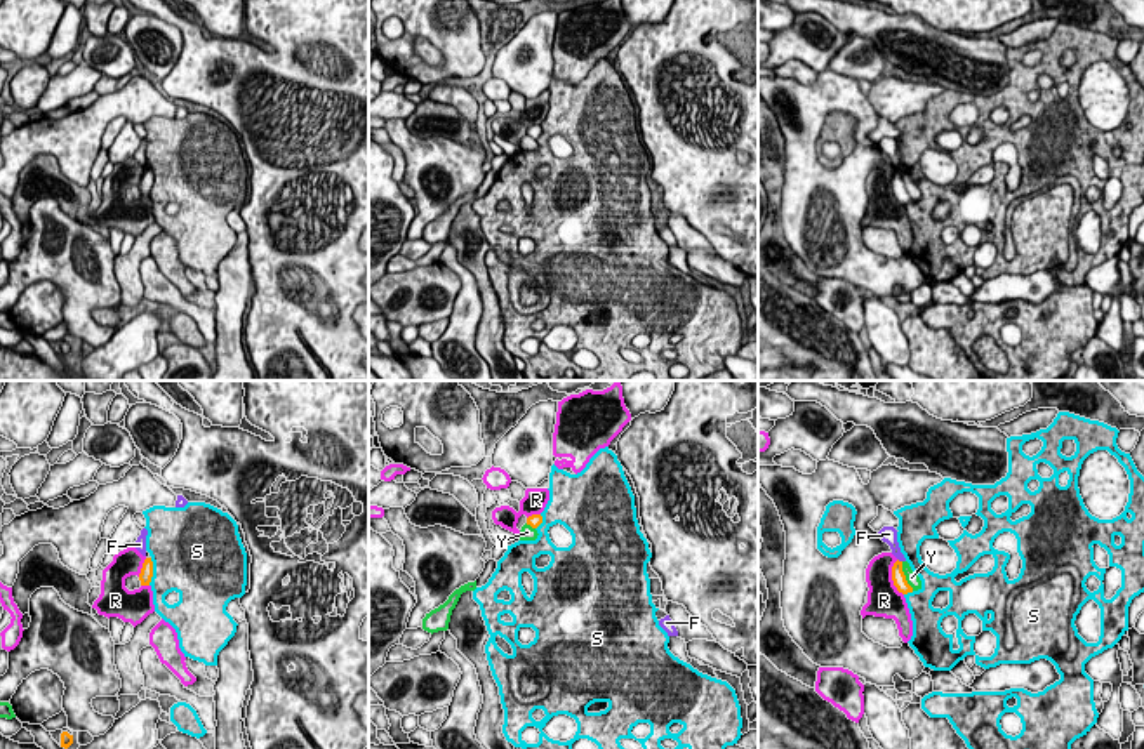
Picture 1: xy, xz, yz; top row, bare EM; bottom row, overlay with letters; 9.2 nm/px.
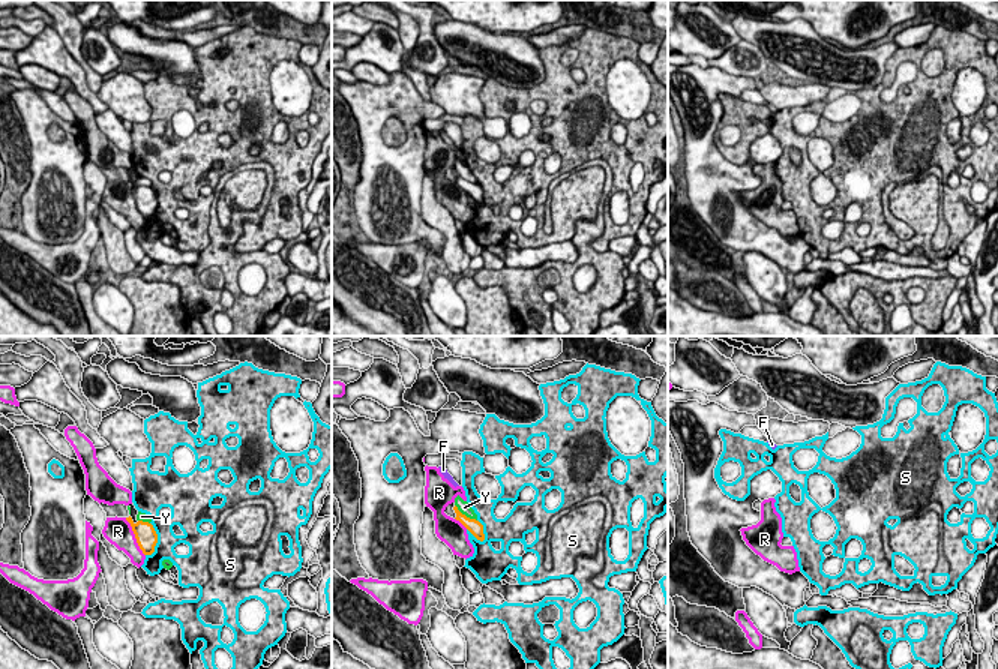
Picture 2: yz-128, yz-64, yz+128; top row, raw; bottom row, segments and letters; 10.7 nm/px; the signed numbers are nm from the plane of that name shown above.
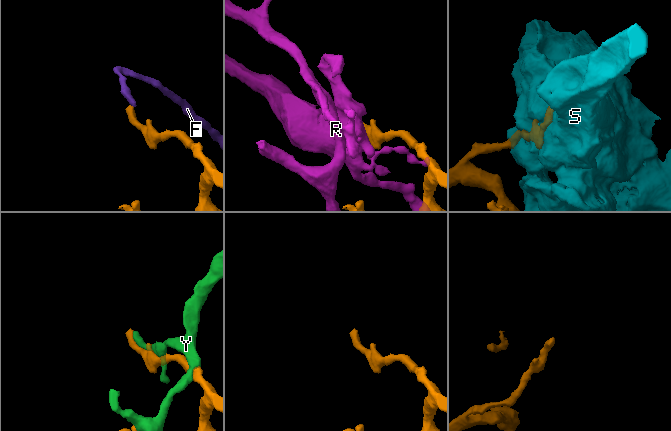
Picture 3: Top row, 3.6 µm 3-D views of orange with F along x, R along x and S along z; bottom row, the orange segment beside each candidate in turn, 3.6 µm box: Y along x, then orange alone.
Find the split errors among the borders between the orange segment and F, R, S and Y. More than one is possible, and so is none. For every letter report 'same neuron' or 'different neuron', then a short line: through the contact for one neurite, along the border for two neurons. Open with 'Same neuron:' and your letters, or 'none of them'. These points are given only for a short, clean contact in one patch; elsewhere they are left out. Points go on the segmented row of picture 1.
Same neuron: none of them
F: different neuron; line yz (897, 558), (901, 562)
R: different neuron
S: different neuron
Y: different neuron

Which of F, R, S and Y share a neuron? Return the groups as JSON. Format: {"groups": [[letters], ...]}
{"groups": [["F"], ["R"], ["S"], ["Y"]]}

